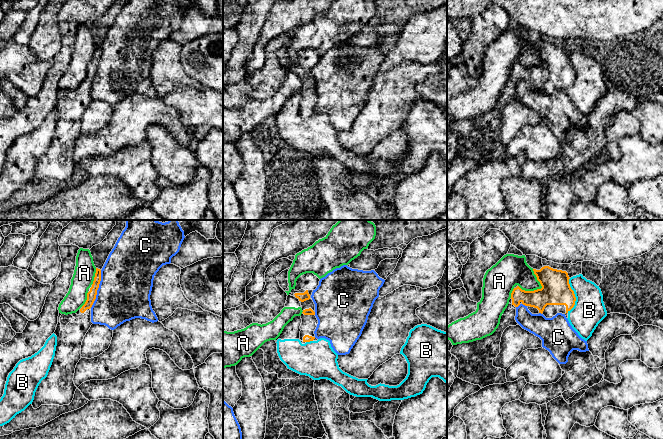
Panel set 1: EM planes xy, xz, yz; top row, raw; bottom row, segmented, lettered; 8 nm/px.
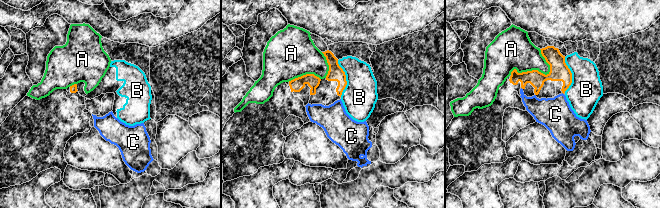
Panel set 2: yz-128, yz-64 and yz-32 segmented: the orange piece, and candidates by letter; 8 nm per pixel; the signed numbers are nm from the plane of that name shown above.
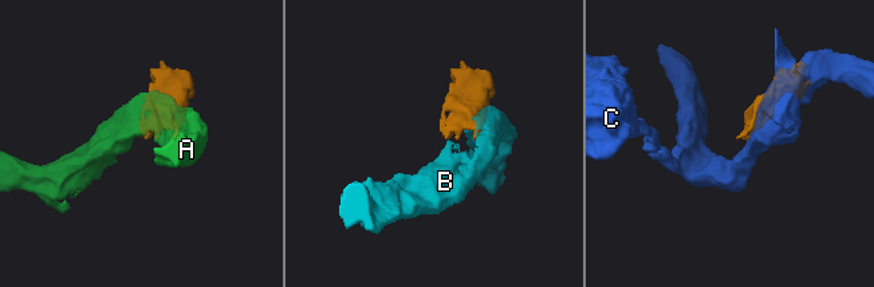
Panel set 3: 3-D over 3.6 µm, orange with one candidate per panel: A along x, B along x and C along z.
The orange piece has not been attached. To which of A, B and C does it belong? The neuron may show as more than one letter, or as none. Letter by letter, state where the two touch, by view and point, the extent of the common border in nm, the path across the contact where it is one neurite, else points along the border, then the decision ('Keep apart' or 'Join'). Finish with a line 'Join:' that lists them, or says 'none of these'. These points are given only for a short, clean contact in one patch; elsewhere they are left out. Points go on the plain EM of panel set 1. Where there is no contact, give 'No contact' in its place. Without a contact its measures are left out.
A: Touches orange at yz (541, 64). Shared border 200 nm. Boundary: yz (532, 45), (541, 63), (533, 66), (522, 66). Keep apart
B: Touches orange at yz (574, 71). Shared border 280 nm. Keep apart
C: Touches orange at xy (97, 65). Shared border 320 nm. Keep apart
Join: none of these

